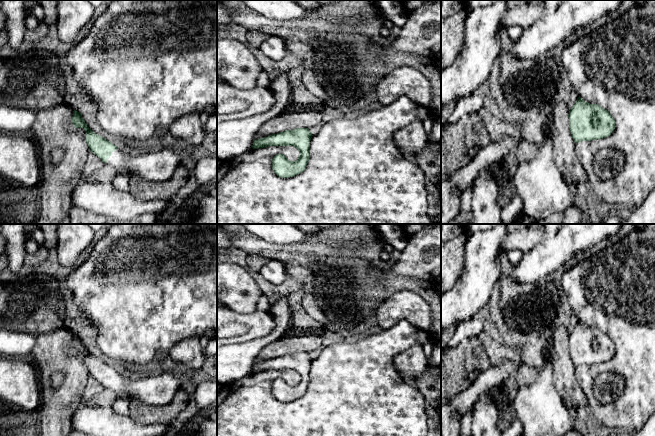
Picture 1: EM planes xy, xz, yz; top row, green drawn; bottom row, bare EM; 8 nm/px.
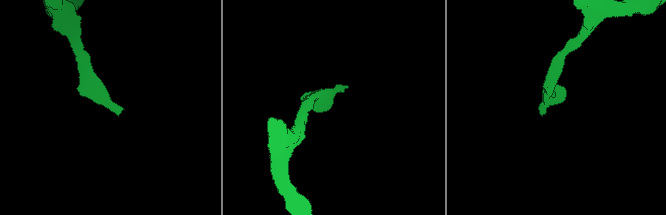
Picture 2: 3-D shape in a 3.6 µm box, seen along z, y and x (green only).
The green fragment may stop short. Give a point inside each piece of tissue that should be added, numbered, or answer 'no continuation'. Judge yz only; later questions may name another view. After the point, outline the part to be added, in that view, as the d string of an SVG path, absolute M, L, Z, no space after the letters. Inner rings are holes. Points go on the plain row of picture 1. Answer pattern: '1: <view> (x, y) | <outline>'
no continuation

